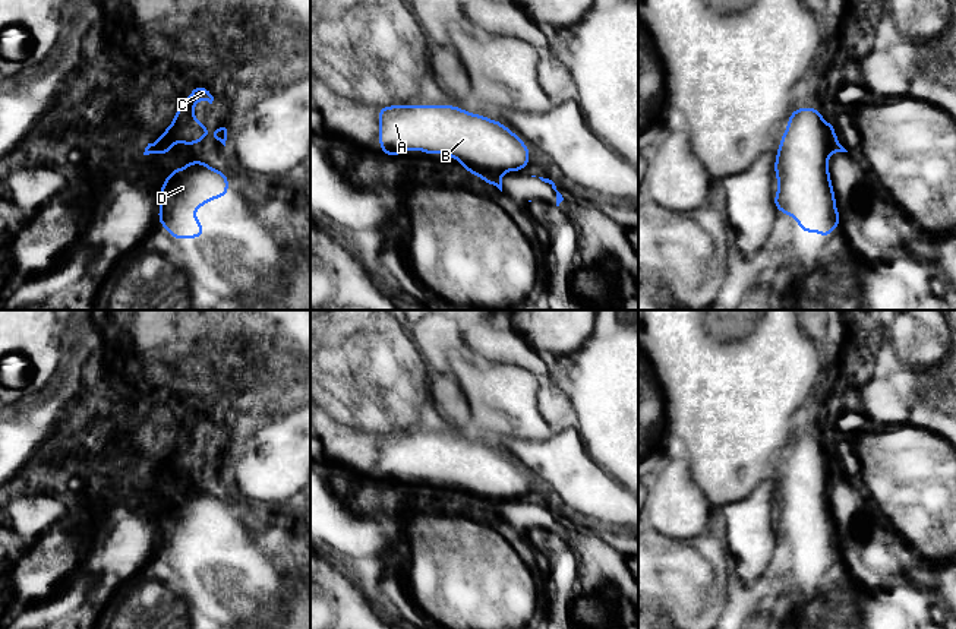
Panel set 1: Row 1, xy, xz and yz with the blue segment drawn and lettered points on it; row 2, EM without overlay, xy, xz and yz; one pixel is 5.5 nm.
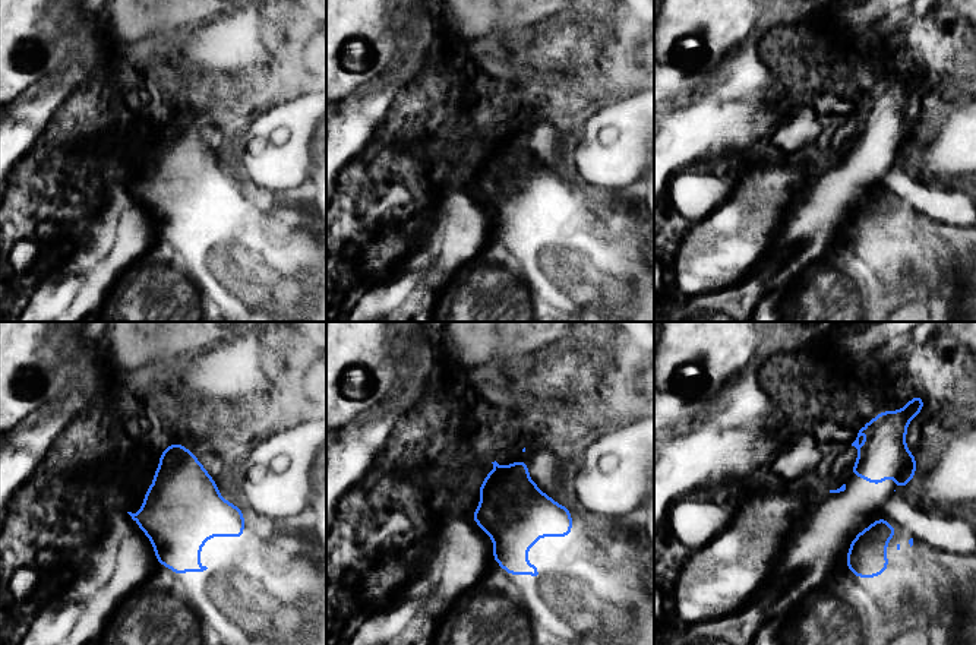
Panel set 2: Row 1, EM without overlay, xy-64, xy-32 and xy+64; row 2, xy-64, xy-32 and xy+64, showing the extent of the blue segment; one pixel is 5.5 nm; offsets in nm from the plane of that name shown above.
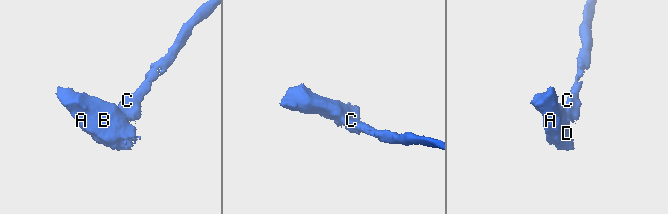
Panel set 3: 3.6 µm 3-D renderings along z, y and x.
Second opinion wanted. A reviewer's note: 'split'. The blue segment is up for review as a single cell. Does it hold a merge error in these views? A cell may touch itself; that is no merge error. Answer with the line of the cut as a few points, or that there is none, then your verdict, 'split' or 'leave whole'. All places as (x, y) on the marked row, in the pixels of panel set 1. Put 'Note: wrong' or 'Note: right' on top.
Note: right
cut in yz along (826, 123), (829, 152); split

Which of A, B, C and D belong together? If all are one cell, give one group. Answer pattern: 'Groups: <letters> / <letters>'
Groups: A B D / C

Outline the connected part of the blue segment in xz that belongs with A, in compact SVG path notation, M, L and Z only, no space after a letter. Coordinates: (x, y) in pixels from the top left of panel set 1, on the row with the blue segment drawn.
M388 105L378 110L378 142L384 155L404 151L455 157L466 173L520 173L530 164L530 151L505 124L457 105Z

